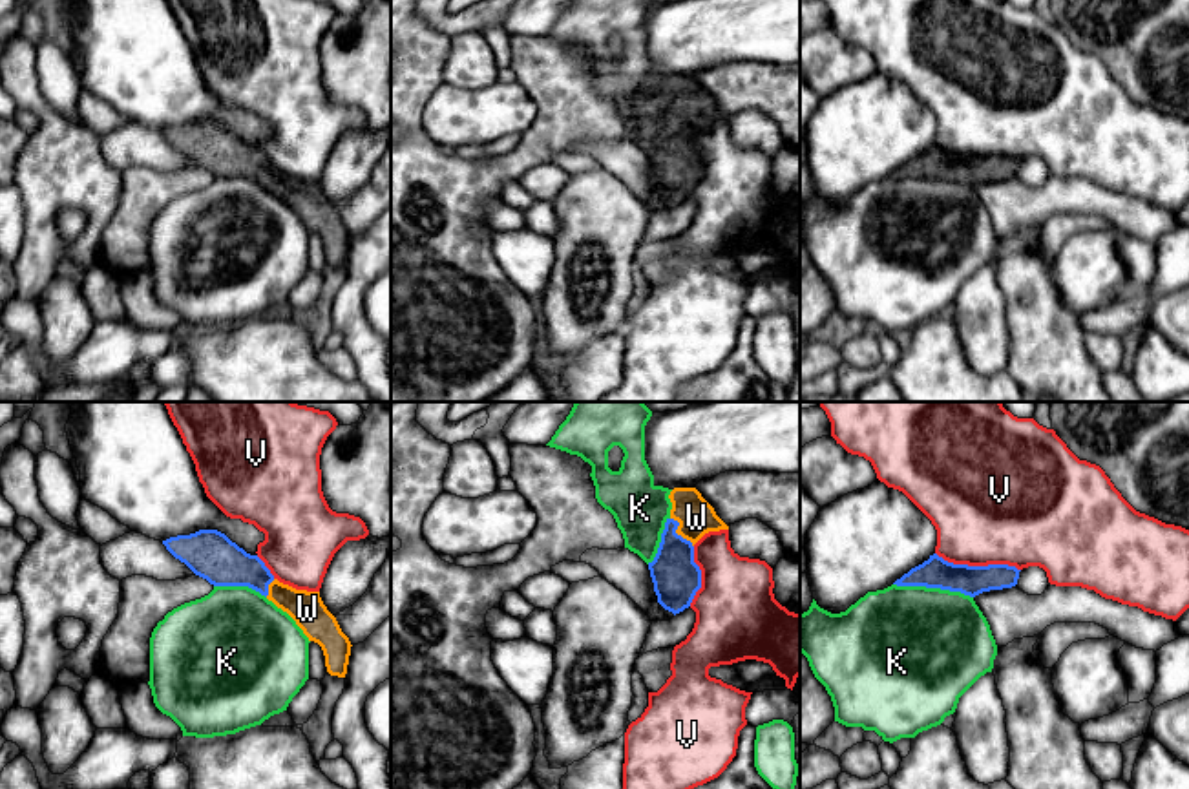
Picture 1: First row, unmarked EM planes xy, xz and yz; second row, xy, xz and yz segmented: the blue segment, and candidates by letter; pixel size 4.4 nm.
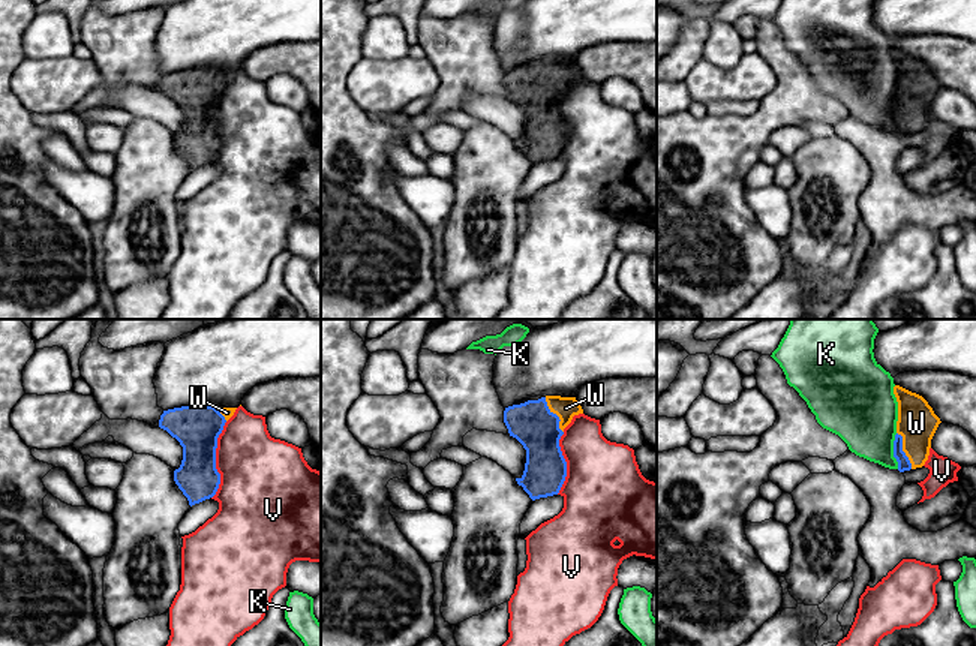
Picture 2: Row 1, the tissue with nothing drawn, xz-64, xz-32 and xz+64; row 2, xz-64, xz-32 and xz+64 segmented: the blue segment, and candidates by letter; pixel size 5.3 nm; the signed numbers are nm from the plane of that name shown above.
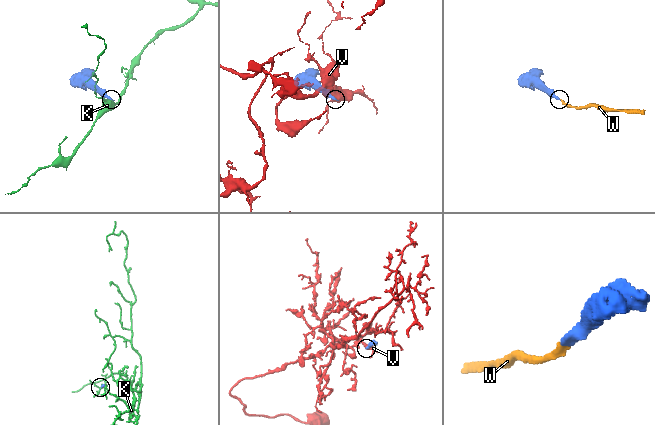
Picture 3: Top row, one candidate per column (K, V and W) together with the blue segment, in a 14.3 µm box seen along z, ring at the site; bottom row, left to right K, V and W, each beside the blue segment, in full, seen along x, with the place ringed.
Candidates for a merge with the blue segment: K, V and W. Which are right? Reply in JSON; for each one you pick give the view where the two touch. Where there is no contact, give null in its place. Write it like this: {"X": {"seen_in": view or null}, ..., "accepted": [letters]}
{"W": {"seen_in": "xz"}, "accepted": ["W"]}

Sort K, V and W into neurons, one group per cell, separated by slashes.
K / V / W

